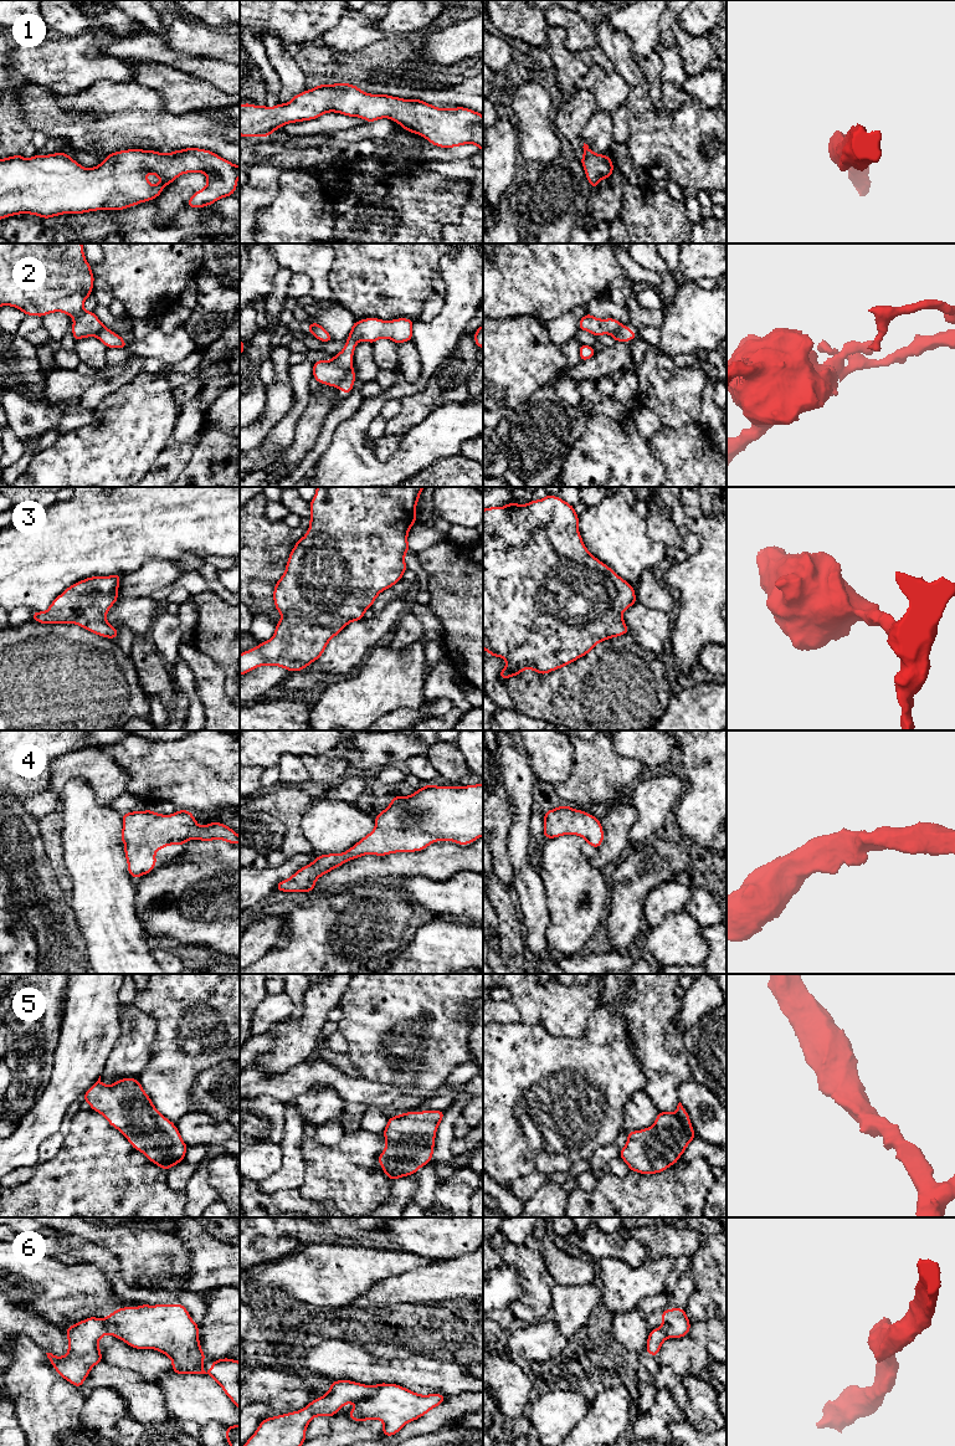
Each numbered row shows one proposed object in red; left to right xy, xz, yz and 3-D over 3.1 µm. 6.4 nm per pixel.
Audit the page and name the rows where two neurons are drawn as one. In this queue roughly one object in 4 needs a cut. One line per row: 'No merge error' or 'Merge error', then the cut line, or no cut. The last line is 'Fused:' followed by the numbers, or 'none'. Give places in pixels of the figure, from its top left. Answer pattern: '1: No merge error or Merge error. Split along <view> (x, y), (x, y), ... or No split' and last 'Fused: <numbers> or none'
1: No merge error. No split
2: Merge error. Split along xz (352, 369), (338, 388)
3: No merge error. No split
4: No merge error. No split
5: No merge error. No split
6: Merge error. Split along xz (375, 1386), (371, 1394), (355, 1403)
Fused: 2, 6

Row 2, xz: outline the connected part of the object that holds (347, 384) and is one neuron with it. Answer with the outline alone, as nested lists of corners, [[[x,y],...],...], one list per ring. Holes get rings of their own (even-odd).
[[[350,370],[344,378],[344,380],[340,383],[338,389],[349,395],[351,393],[355,379],[356,379],[355,371]]]

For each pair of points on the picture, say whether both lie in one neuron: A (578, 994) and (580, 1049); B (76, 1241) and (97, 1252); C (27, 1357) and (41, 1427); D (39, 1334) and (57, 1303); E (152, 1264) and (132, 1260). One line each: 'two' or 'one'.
A: two
B: one
C: one
D: two
E: one

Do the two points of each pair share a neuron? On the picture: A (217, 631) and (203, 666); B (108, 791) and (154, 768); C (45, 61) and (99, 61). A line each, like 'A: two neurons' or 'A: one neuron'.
A: two neurons
B: two neurons
C: one neuron

